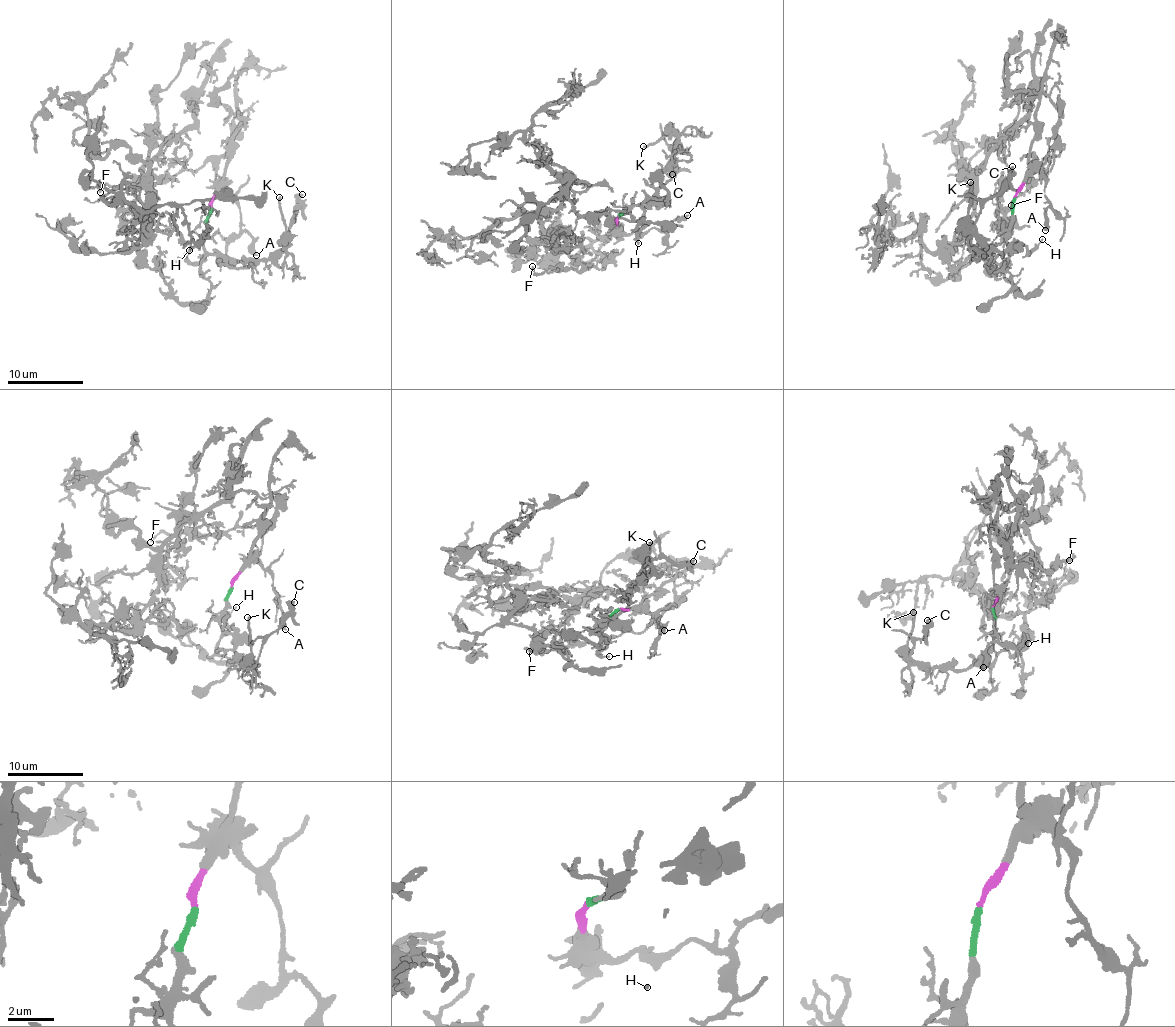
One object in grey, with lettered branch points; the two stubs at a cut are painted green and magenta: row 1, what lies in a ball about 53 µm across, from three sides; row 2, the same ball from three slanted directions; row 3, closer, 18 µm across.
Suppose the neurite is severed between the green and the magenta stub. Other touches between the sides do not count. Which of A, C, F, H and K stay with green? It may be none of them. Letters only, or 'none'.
C, H, K

